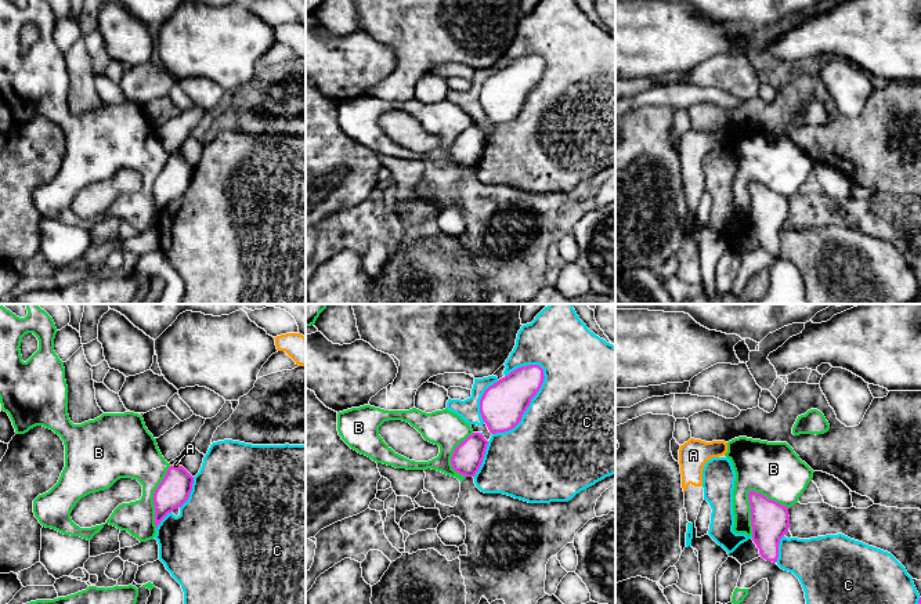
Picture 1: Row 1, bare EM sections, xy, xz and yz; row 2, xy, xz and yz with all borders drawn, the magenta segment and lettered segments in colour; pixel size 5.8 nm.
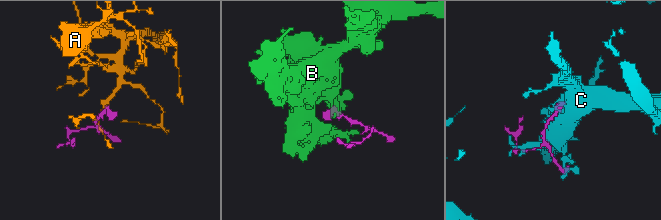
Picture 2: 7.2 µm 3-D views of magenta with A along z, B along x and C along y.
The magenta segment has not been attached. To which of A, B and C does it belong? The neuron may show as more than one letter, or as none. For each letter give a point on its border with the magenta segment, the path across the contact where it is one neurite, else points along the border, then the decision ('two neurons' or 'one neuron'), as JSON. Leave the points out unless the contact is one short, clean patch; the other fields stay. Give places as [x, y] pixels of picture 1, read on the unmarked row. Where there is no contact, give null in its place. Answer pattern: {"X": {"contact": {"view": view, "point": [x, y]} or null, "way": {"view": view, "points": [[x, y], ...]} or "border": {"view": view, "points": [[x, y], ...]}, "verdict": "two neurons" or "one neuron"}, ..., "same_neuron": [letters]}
{"A": {"contact": {"view": "xy", "point": [177, 158]}, "way": {"view": "xy", "points": [[174, 180], [177, 158], [176, 155]]}, "verdict": "one neuron"}, "B": {"contact": {"view": "yz", "point": [748, 184]}, "verdict": "two neurons"}, "C": {"contact": {"view": "xz", "point": [528, 96]}, "verdict": "two neurons"}, "same_neuron": ["A"]}

